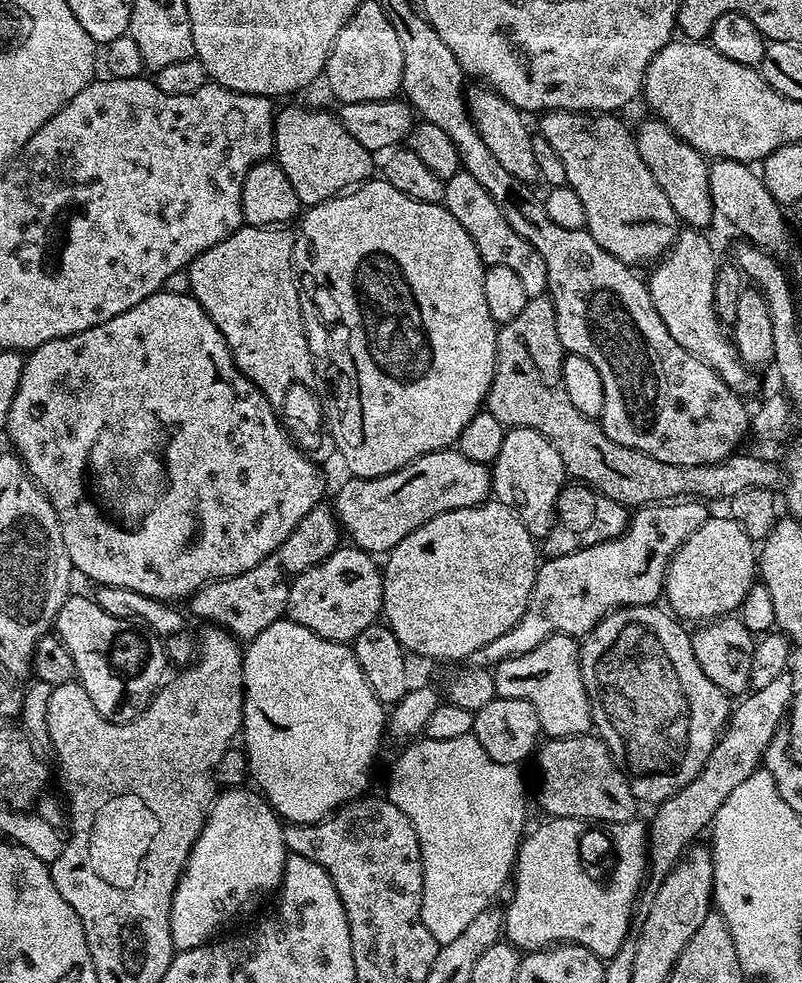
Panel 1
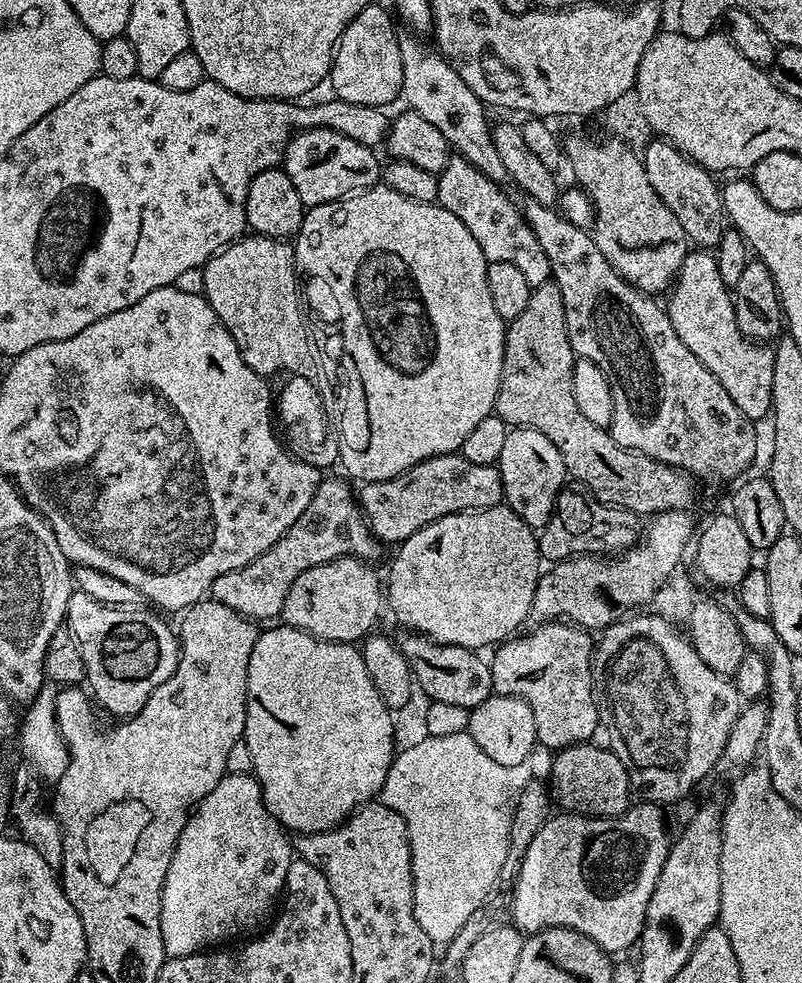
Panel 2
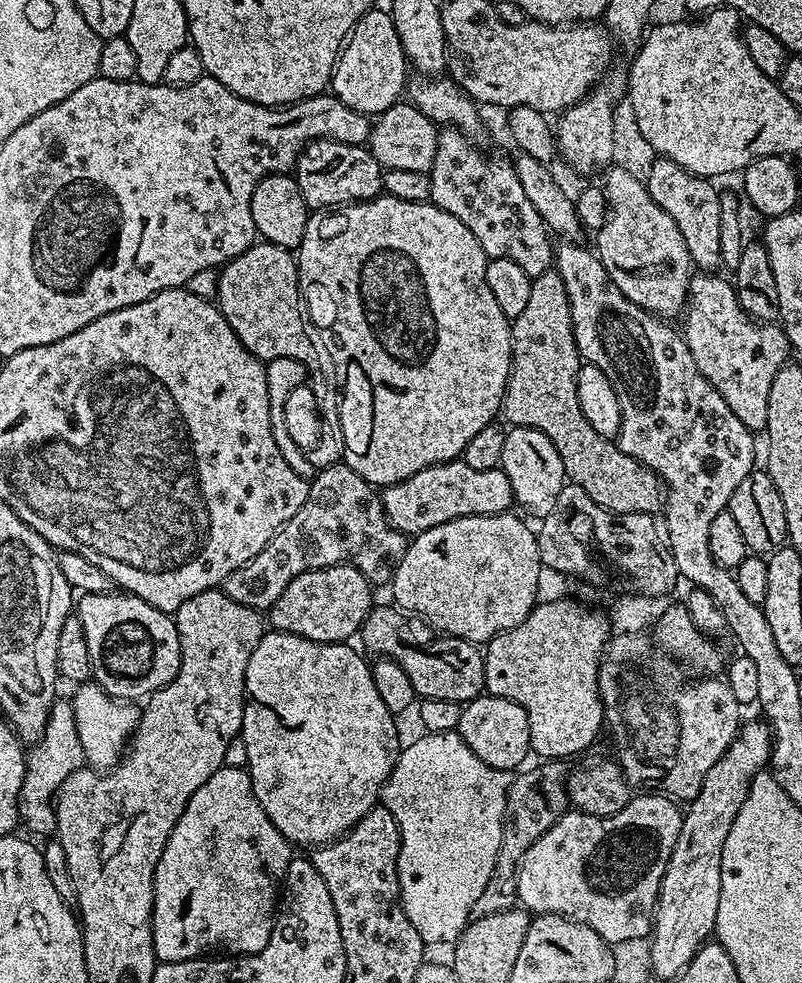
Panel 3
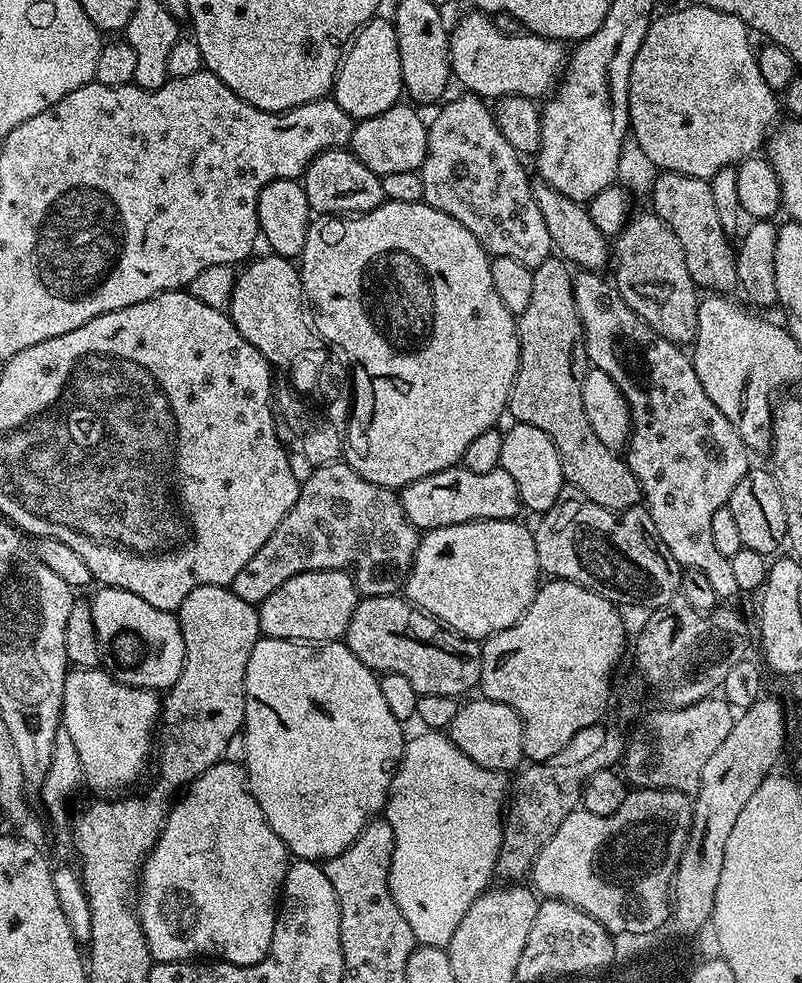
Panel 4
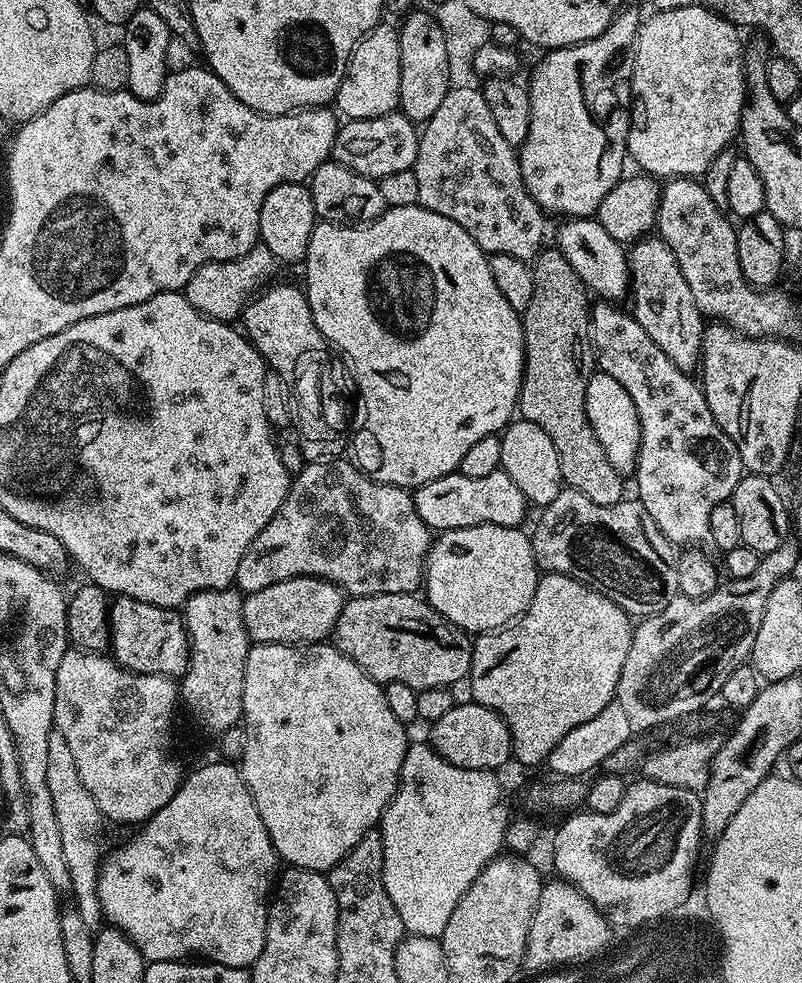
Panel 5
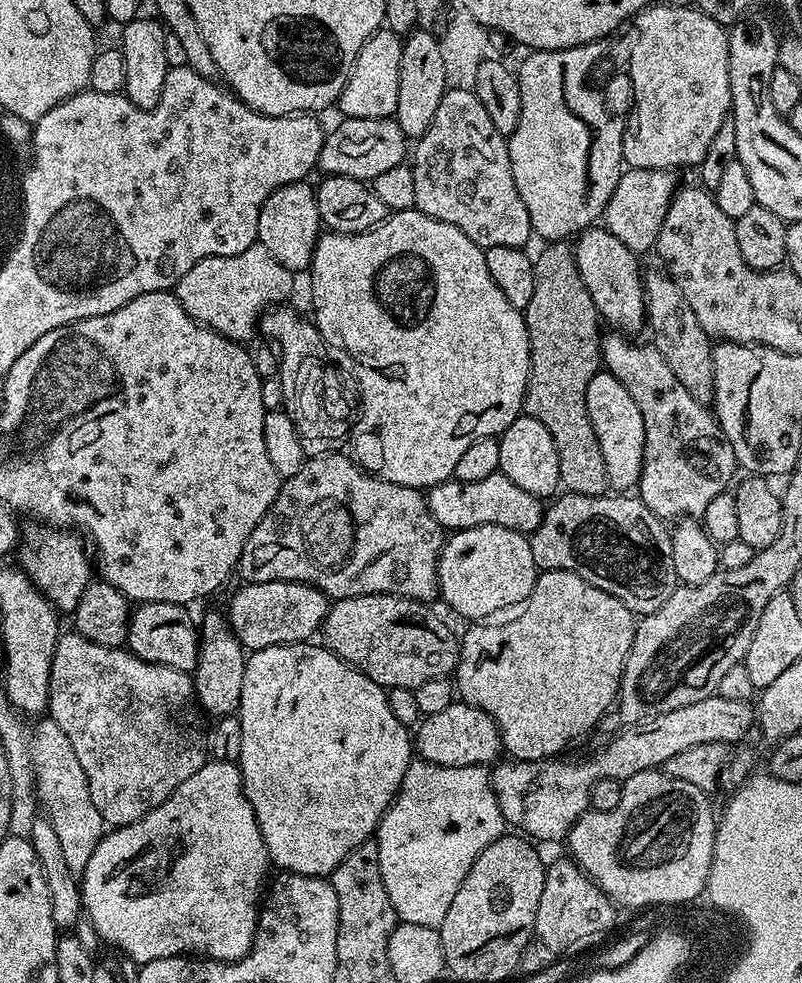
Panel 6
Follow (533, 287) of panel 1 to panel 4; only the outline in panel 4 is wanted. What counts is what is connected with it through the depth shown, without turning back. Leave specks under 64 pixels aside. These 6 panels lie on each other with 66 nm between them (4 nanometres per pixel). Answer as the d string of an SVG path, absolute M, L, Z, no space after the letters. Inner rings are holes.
M460 94L464 96L456 96L433 120L428 124L428 149L426 150L426 158L420 167L420 177L422 178L422 194L424 195L423 203L429 204L434 210L442 210L442 214L450 214L450 218L454 218L458 222L462 222L462 226L466 226L466 230L470 230L470 234L474 234L474 238L478 238L478 242L484 247L489 257L501 256L502 258L514 258L518 262L522 262L530 269L542 266L542 262L546 262L548 257L553 255L554 249L552 239L550 238L550 230L546 230L546 218L542 218L542 210L538 210L538 202L532 193L533 181L528 180L528 172L524 169L521 153L514 150L514 146L510 146L510 142L506 142L506 138L502 138L502 130L498 130L496 125L496 117L493 109L488 108L483 99L471 94Z

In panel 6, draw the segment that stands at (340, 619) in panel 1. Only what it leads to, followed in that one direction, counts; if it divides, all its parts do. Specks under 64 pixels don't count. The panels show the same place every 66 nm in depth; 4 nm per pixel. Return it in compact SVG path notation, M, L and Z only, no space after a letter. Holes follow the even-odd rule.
M289 580L270 582L244 582L232 596L226 607L228 625L238 642L249 653L270 646L283 644L302 644L313 639L312 636L324 627L324 619L330 607L330 597L313 584L299 584Z

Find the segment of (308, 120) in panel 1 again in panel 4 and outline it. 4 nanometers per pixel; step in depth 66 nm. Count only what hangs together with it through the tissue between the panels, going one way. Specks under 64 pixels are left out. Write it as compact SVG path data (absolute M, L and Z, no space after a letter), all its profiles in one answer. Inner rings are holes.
M343 147L326 148L308 163L302 177L308 207L313 213L325 216L351 216L374 210L383 204L382 182L374 170L367 168L350 150Z

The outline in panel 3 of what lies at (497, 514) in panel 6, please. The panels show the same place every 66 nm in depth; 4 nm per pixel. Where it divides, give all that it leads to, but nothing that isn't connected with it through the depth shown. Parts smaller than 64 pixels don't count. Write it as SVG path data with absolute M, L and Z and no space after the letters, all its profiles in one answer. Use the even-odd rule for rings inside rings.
M460 458L418 470L418 474L402 482L387 485L379 493L379 498L392 527L412 538L420 532L458 518L496 516L500 512L509 511L514 504L510 478L506 478L501 468L474 470Z

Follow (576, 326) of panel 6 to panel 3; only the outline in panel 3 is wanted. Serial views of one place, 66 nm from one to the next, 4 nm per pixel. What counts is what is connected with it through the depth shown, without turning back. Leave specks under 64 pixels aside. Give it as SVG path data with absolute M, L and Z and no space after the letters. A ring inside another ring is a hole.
M555 270L543 272L541 276L535 277L530 286L530 299L522 314L518 314L516 320L511 321L512 326L512 369L508 375L508 389L504 392L504 403L502 405L502 416L509 421L509 425L517 428L533 428L542 434L546 434L546 438L550 438L550 442L554 442L554 450L558 450L558 454L562 458L562 466L564 467L564 475L573 484L577 484L582 490L586 490L586 494L598 506L602 506L611 512L617 512L619 508L628 508L631 512L646 512L656 514L662 508L662 481L655 472L651 472L645 464L638 463L634 458L630 458L620 448L619 443L613 442L609 437L598 434L598 430L594 430L594 426L590 426L590 422L586 422L586 414L582 414L582 406L578 406L578 370L582 363L582 357L576 339L574 338L574 326L570 318L570 298L566 298L566 282L562 282L560 275Z

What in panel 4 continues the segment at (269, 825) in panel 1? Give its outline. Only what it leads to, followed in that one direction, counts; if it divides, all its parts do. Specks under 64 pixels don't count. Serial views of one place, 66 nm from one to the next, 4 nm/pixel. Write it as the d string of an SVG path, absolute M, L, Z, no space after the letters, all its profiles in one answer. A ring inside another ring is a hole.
M221 762L210 766L187 785L184 794L169 807L164 829L145 856L138 877L138 915L148 952L153 961L161 964L192 962L197 958L215 958L238 966L262 962L274 938L278 901L290 863L288 847L270 830L258 802L252 797L241 765Z

